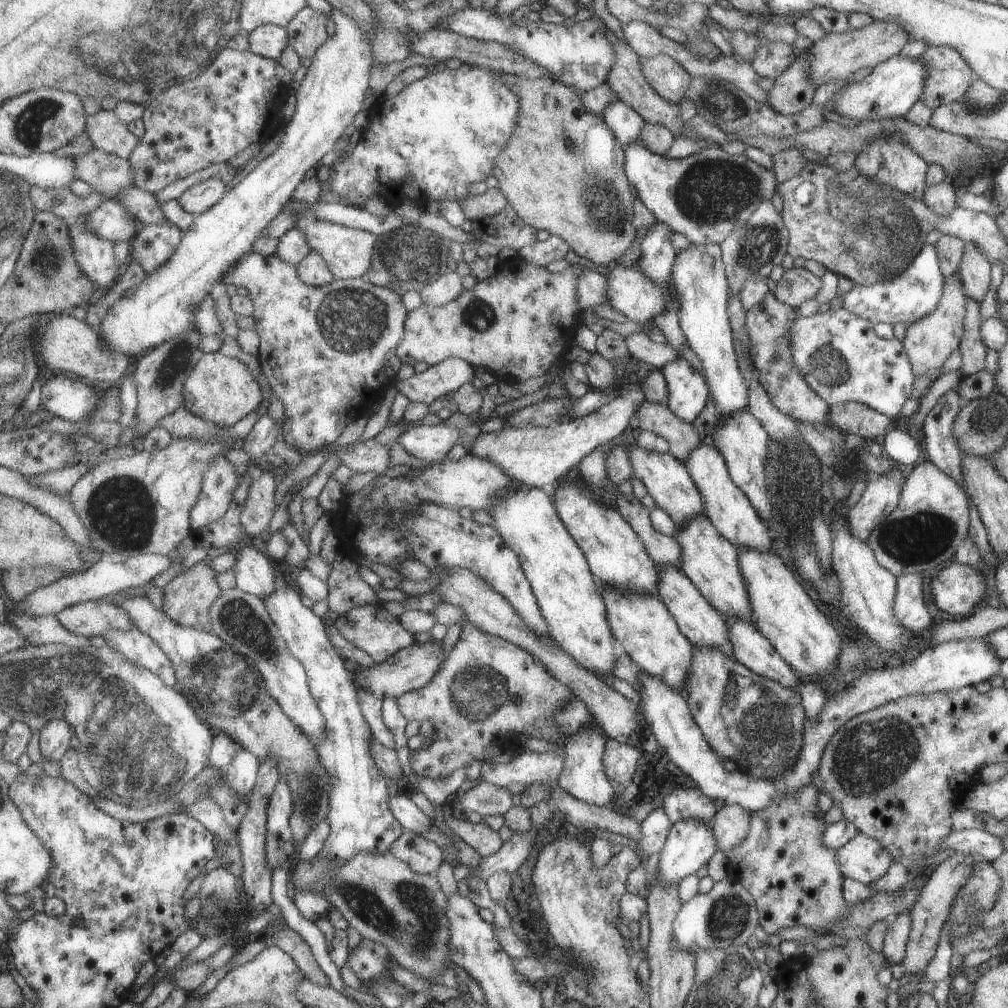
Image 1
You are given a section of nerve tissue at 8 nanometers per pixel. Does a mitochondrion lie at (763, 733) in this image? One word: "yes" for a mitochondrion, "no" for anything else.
yes

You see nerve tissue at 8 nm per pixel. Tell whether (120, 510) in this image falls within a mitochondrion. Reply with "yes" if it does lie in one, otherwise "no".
yes

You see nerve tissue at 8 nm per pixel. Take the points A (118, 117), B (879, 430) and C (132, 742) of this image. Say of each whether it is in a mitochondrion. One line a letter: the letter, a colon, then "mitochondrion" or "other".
A: other
B: other
C: mitochondrion

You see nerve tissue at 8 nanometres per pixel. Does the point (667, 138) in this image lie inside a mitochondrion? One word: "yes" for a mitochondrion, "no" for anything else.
no

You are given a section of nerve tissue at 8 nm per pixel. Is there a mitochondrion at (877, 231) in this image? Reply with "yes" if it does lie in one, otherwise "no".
yes

